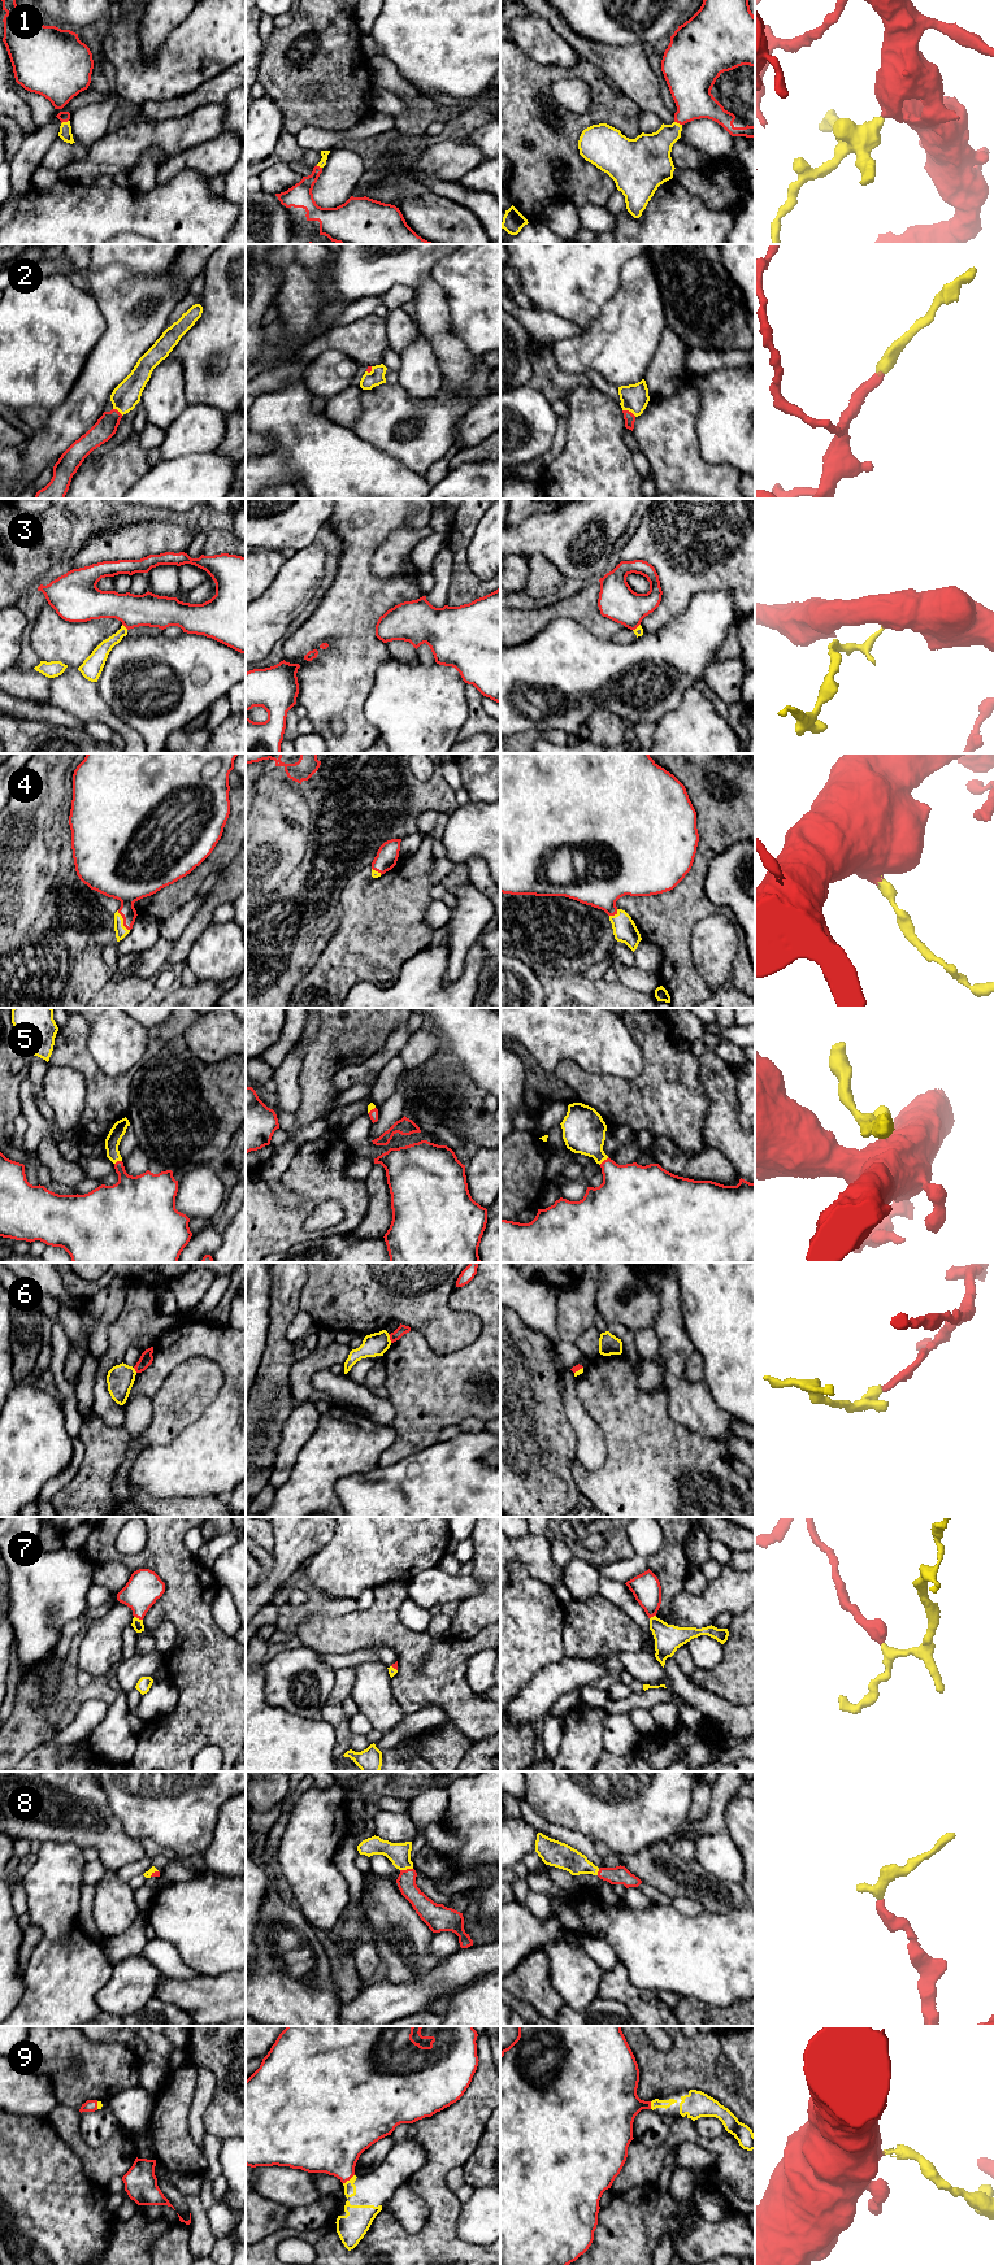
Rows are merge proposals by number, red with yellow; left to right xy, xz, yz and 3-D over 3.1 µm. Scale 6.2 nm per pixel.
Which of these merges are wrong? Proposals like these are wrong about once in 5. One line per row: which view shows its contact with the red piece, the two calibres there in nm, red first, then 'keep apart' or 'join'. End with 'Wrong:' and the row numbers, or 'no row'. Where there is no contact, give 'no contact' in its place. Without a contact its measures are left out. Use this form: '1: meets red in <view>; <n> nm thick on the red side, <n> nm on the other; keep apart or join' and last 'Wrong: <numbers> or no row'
1: meets red in xy; 60 nm thick on the red side, 80 nm on the other; join
2: meets red in yz; 70 nm thick on the red side, 180 nm on the other; join
3: meets red in xy; 200 nm thick on the red side, 100 nm on the other; join
4: meets red in xy; 260 nm thick on the red side, 80 nm on the other; join
5: meets red in yz; 340 nm thick on the red side, 280 nm on the other; join
6: meets red in xz; 60 nm thick on the red side, 140 nm on the other; keep apart
7: meets red in xy; 220 nm thick on the red side, 70 nm on the other; join
8: meets red in xz; 120 nm thick on the red side, 140 nm on the other; join
9: meets red in xz; 380 nm thick on the red side, 80 nm on the other; join
Wrong: 6

